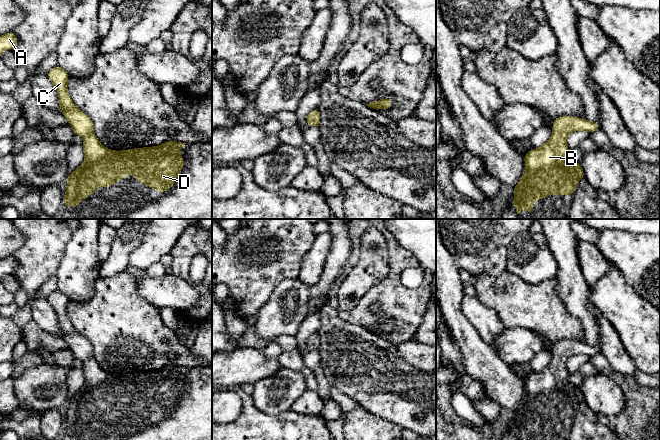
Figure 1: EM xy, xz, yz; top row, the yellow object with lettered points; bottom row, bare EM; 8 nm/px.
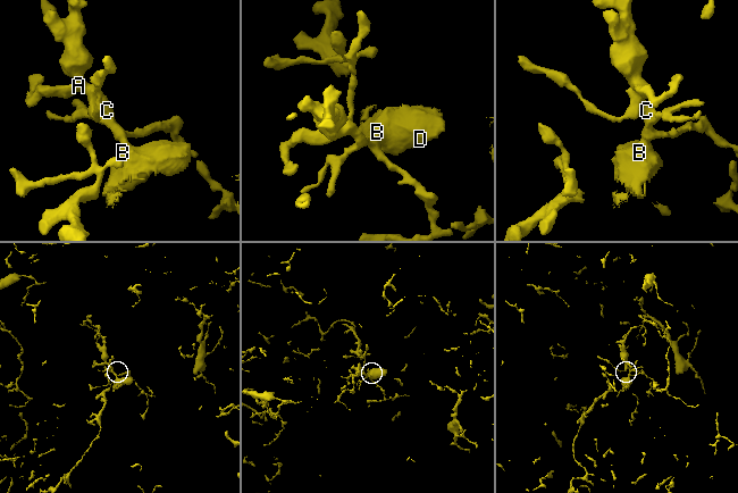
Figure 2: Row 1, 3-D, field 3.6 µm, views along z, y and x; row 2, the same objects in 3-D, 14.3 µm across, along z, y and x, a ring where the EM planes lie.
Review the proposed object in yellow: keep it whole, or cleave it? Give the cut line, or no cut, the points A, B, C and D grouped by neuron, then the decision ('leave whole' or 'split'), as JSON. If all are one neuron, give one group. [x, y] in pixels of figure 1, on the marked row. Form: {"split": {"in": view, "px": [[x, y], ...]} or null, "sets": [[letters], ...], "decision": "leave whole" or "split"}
{"split": null, "sets": [["A", "B", "C", "D"]], "decision": "leave whole"}

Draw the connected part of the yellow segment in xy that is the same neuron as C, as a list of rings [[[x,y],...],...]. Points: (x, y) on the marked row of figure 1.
[[[58,65],[47,72],[59,95],[59,106],[62,114],[70,123],[74,134],[84,138],[82,144],[85,159],[82,165],[67,177],[67,190],[63,198],[63,207],[79,206],[80,199],[86,199],[88,195],[95,194],[96,187],[110,187],[112,183],[118,183],[129,173],[133,173],[140,183],[146,183],[148,187],[154,187],[157,193],[166,192],[176,182],[180,175],[180,169],[184,167],[184,159],[180,157],[180,149],[186,143],[170,141],[155,147],[135,148],[123,151],[112,151],[104,147],[93,133],[94,124],[89,116],[78,109],[67,92],[68,73]]]

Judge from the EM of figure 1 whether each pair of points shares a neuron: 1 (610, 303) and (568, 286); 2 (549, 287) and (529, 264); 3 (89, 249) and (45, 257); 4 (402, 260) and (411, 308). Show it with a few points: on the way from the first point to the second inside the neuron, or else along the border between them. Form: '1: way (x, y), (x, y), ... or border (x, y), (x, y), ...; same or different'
1: border (591, 288), (590, 301); different
2: border (520, 277), (532, 284), (538, 284), (555, 278); different
3: border (72, 232), (55, 275); different
4: way (396, 272), (395, 282), (399, 296); same

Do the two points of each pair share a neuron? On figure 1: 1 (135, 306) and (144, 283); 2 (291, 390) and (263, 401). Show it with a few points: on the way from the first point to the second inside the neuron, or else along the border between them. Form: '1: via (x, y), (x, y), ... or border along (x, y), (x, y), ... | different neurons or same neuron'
1: border along (137, 276), (137, 291), (159, 308) | different neurons
2: via (284, 392), (268, 394) | same neuron

